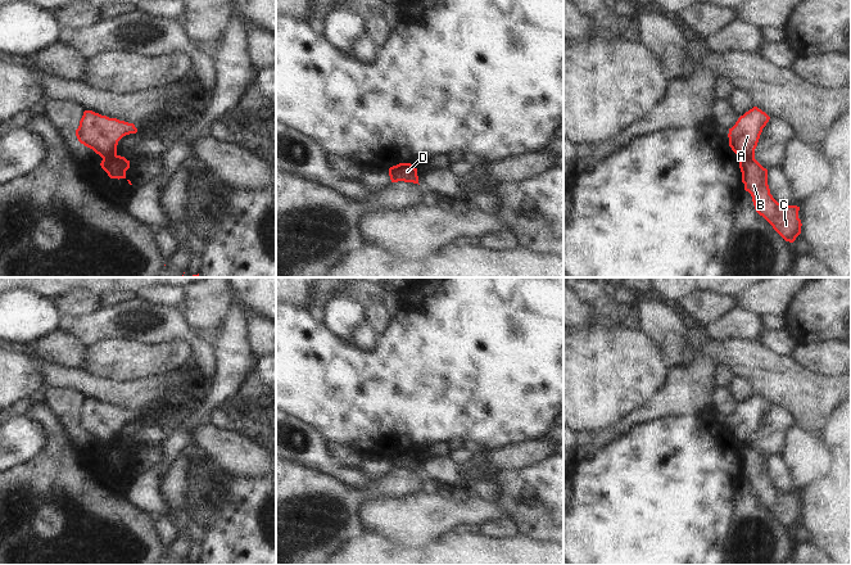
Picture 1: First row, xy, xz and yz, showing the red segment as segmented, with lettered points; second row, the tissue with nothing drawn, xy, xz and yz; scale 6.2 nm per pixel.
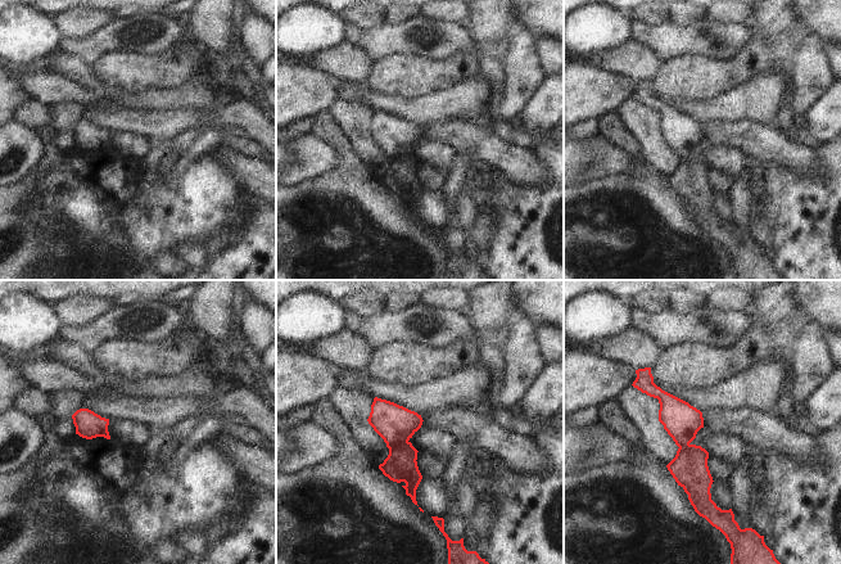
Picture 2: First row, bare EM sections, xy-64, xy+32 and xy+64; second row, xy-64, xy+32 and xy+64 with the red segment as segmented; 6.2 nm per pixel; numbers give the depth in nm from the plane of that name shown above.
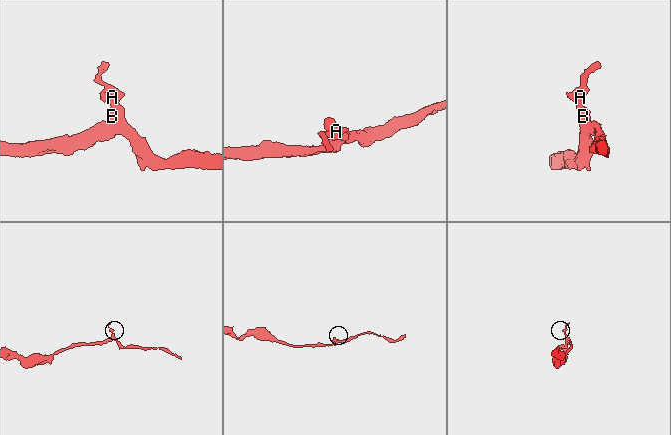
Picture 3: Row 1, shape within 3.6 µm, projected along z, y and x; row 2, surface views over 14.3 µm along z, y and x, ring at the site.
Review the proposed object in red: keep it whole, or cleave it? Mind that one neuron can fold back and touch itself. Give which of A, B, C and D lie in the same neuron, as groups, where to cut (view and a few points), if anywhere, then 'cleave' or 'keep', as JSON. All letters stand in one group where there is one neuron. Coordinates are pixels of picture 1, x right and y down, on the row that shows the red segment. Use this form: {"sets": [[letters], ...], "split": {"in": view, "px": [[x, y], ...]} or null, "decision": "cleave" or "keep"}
{"sets": [["A"], ["B", "C", "D"]], "split": {"in": "yz", "px": [[754, 156], [746, 156], [739, 159]]}, "decision": "cleave"}

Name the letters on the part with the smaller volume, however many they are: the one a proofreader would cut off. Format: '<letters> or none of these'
A

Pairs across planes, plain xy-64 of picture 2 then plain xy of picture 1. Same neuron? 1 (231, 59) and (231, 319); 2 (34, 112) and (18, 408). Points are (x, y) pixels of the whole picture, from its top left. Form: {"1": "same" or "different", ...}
{"1": "same", "2": "same"}

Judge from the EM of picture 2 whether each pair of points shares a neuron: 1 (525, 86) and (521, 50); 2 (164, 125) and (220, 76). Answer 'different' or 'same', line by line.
1: same
2: different

